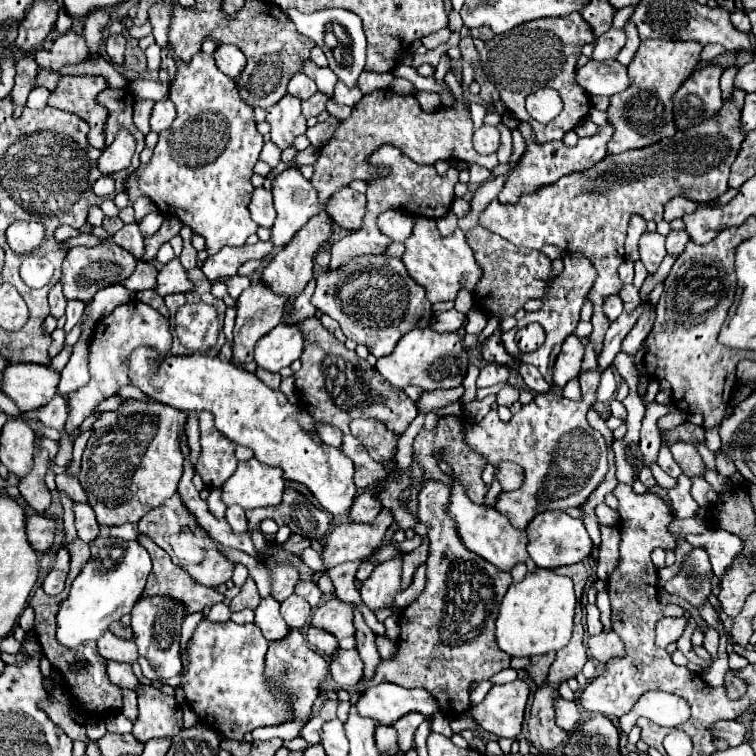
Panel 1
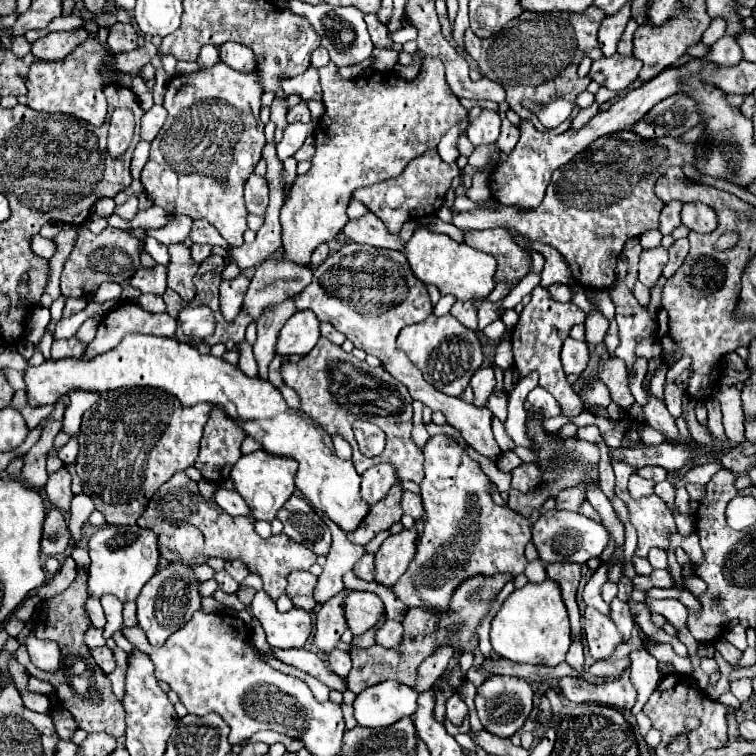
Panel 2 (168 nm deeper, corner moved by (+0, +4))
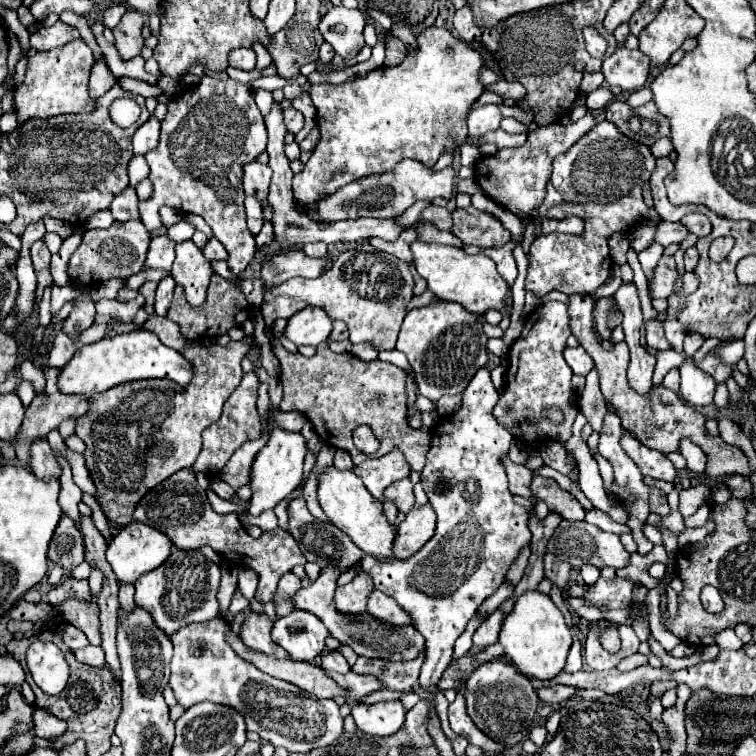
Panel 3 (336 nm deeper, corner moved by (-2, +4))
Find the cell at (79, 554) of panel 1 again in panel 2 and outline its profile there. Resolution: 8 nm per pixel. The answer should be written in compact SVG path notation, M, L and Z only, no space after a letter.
M78 570L78 576L70 584L70 588L66 588L62 594L44 602L44 610L38 612L38 616L36 616L34 634L38 638L46 636L48 640L58 642L58 646L62 650L62 660L60 660L58 674L36 672L36 676L38 676L38 680L46 680L54 686L62 708L66 708L72 714L72 718L76 720L76 726L80 730L86 730L88 734L106 732L114 738L120 738L120 736L124 736L124 728L126 728L122 702L118 702L118 698L114 696L114 692L110 688L110 680L106 678L102 668L98 668L90 650L82 642L82 636L84 636L86 628L90 626L86 610L84 610L86 598L88 598L86 574L82 570Z

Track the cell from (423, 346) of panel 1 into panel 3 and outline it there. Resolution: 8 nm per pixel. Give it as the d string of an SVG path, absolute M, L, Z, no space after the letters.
M436 300L430 306L414 308L406 314L398 334L396 350L404 352L416 372L420 394L438 400L444 394L460 394L466 390L474 374L488 362L488 336L484 334L476 314L470 314L460 304Z

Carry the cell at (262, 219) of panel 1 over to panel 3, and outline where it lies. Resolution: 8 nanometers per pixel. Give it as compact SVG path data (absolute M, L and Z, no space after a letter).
M260 162L246 164L244 166L244 176L242 176L246 196L254 196L256 200L266 202L268 188L270 188L270 178L272 178L270 166L260 164Z

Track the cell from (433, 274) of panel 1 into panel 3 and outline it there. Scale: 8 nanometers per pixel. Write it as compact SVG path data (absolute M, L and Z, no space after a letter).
M412 242L410 250L414 254L414 266L418 274L428 282L428 290L436 294L436 298L446 302L458 302L468 312L484 314L486 310L504 310L506 308L506 292L508 284L498 274L496 264L486 254L466 254L462 248L456 246L440 246L440 244L424 244Z

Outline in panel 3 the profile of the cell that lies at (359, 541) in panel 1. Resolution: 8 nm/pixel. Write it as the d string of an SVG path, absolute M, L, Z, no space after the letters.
M408 478L400 480L400 482L394 482L390 484L384 494L382 494L382 500L390 500L396 504L396 508L400 512L410 512L412 506L414 506L414 494L412 494L412 482Z

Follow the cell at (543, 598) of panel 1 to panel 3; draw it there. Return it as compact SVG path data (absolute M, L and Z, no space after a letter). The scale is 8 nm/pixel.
M532 590L524 592L520 600L516 600L514 610L504 618L498 642L502 644L504 654L510 656L518 672L540 680L550 680L562 672L572 638L564 624L564 616L552 602L552 598L548 594Z

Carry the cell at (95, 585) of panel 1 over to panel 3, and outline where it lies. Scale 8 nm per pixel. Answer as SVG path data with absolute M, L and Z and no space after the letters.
M130 522L116 536L112 536L108 544L106 560L112 566L112 572L116 574L118 584L134 584L144 572L156 570L170 556L170 548L172 548L172 542L160 530L140 522Z

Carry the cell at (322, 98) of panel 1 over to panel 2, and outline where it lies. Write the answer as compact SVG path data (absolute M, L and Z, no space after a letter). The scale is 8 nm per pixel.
M306 102L294 106L294 108L288 108L288 114L286 114L286 120L292 124L292 122L310 122L310 110L306 106Z

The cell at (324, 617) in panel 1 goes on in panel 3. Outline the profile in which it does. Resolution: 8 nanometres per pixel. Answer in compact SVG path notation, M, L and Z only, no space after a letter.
M372 590L372 594L368 596L366 612L388 624L396 624L396 626L410 624L410 616L396 604L396 600L392 600L390 596L384 596L380 590Z

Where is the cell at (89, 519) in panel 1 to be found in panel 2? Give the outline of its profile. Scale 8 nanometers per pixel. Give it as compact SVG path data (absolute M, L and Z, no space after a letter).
M64 466L60 470L48 474L46 494L48 494L48 500L54 506L58 506L64 512L70 510L70 500L74 498L74 494L70 490L70 474L68 474L68 470Z

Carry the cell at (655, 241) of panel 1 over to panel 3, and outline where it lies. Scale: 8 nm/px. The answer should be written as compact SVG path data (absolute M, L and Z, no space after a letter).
M662 256L658 266L654 268L654 274L648 284L652 298L668 298L672 294L674 280L676 280L674 256Z

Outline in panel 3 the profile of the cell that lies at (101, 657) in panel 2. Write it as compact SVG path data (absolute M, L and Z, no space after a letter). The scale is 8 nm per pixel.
M86 646L82 650L76 650L74 656L76 656L76 660L80 660L82 664L88 664L88 666L96 666L96 668L106 666L104 650L100 646Z

